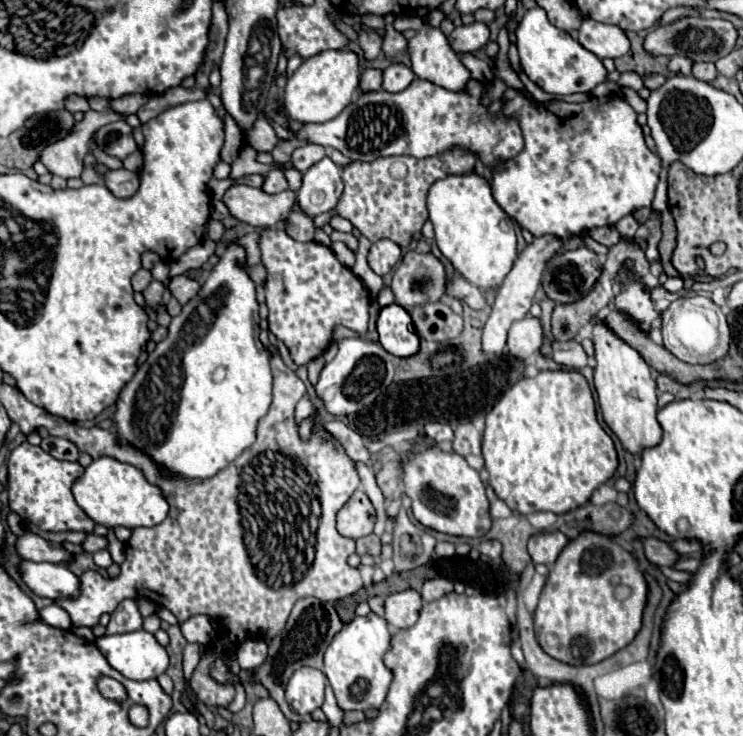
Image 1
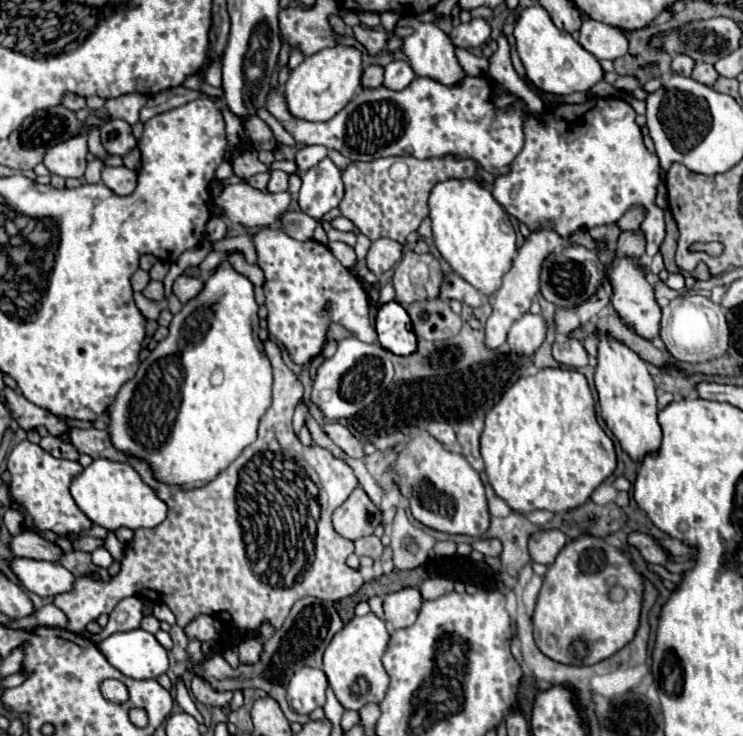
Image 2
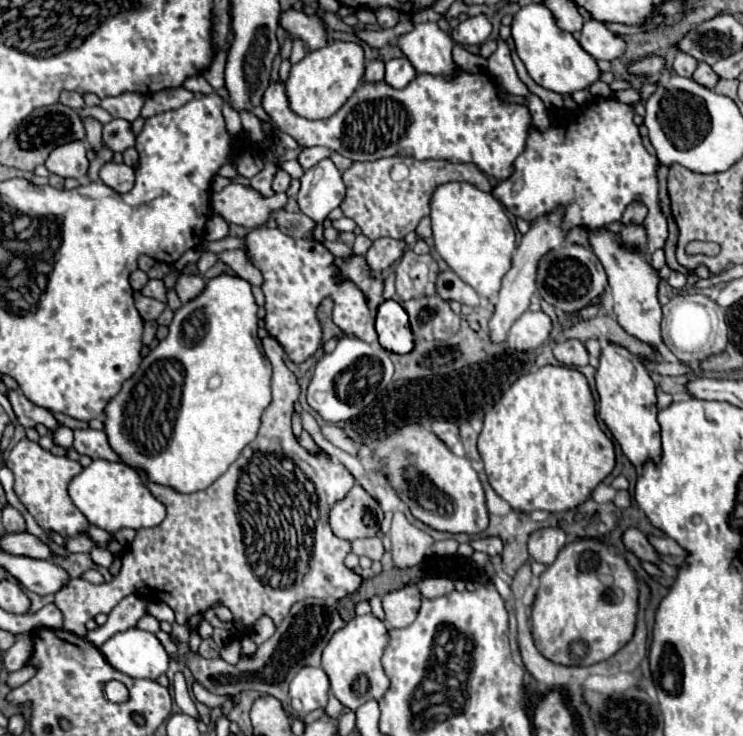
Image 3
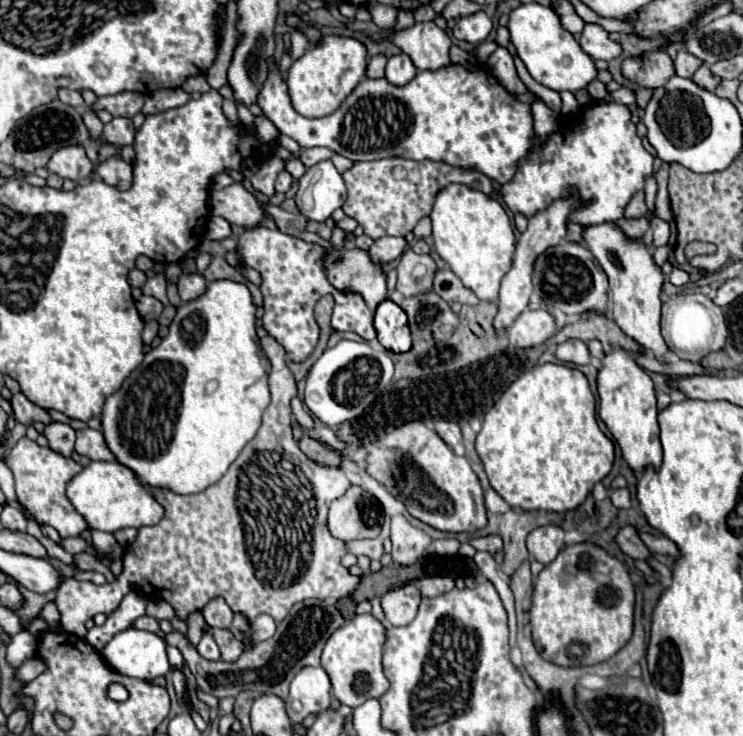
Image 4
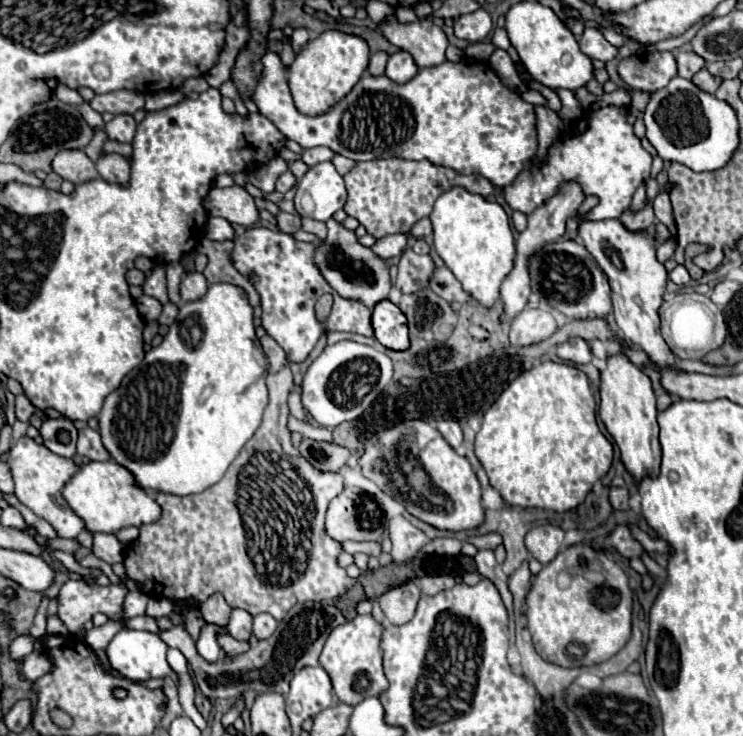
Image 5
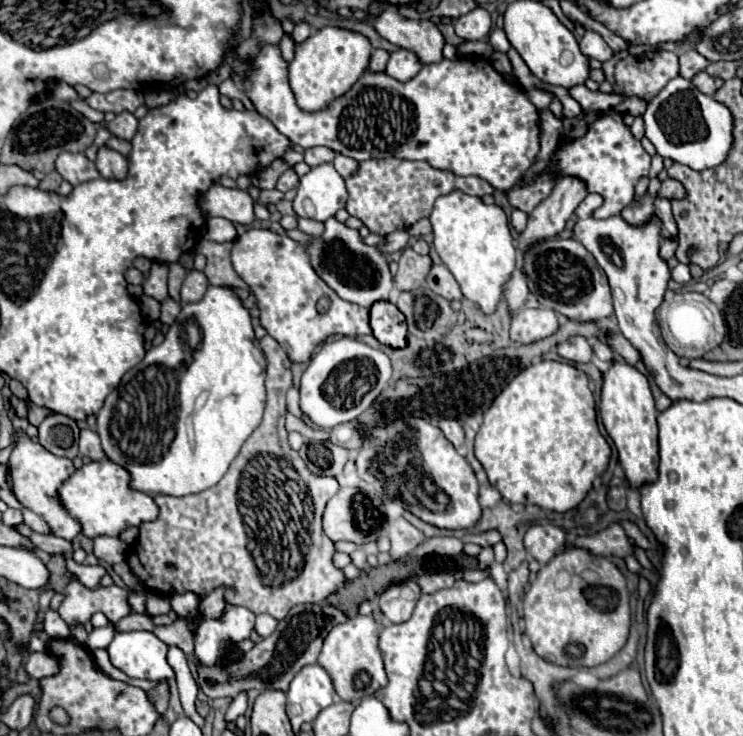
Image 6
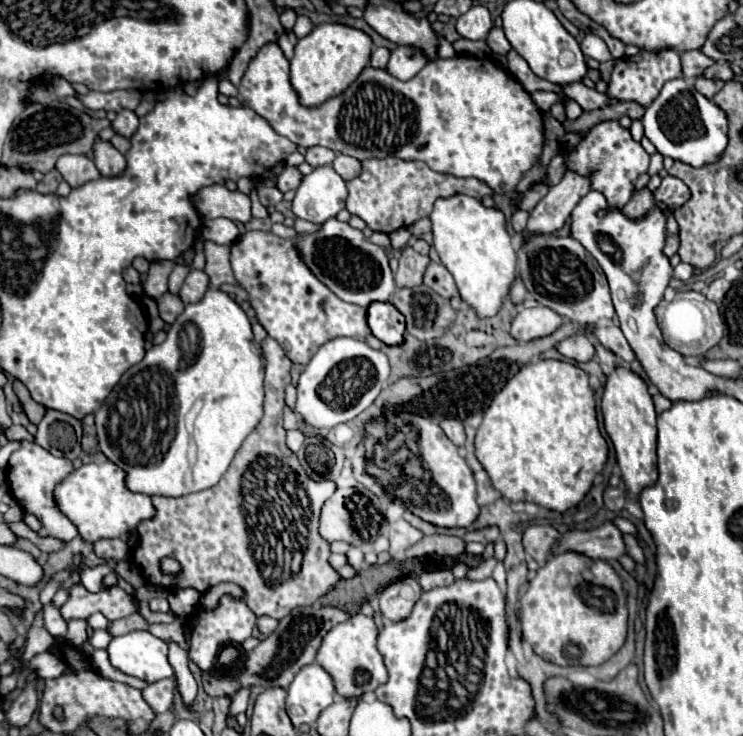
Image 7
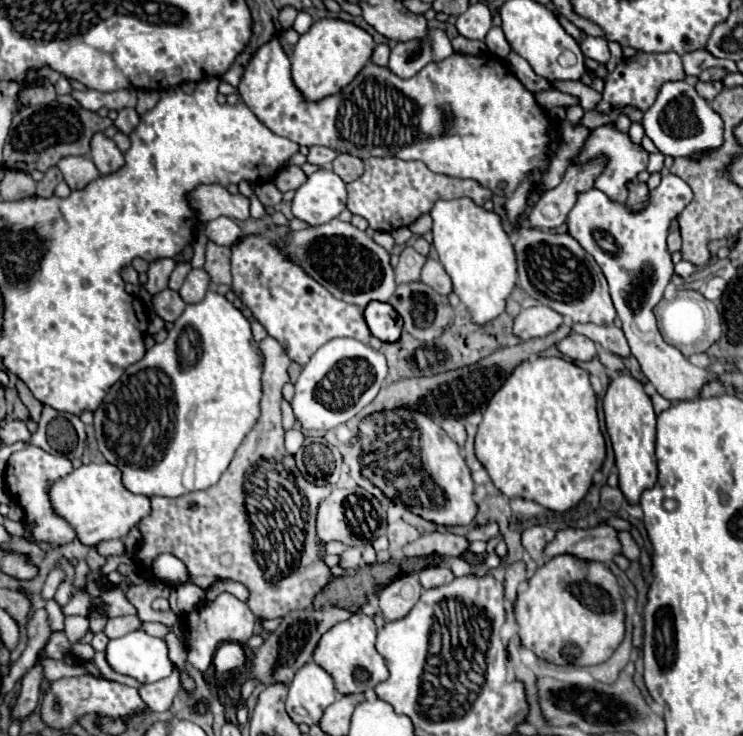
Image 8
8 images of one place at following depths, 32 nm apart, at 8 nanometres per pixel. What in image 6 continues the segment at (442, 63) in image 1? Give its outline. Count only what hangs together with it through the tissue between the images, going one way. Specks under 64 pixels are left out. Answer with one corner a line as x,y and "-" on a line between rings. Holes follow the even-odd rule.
386,4
386,10
376,18
368,16
368,22
388,42
392,42
400,48
408,48
410,52
416,52
422,66
444,60
442,48
444,48
446,40
444,40
442,32
438,30
438,26
432,24
428,18
404,20
404,18
400,18
396,6

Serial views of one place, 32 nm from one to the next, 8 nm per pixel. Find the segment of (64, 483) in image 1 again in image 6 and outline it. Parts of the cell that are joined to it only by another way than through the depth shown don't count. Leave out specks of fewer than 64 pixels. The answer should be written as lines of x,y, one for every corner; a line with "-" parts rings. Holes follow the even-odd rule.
20,436
10,454
8,468
10,468
10,476
12,476
12,484
14,484
12,492
20,500
20,504
30,508
38,516
42,516
48,522
48,526
52,528
54,536
74,540
80,534
80,522
74,516
68,516
68,512
64,512
64,506
60,504
60,496
58,496
60,484
64,484
64,480
68,480
68,476
72,476
72,472
76,472
72,460
54,456
42,444
30,440
28,436

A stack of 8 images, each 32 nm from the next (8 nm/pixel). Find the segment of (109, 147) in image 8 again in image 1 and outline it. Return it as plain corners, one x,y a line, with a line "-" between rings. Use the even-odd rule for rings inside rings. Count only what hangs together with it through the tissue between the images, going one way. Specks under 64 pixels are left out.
108,170
104,184
116,198
132,198
140,186
140,180
138,174
128,170

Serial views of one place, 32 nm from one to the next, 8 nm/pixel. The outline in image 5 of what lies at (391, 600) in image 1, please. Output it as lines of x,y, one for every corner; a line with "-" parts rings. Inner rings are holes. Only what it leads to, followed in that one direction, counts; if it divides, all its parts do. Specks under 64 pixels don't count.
406,582
402,586
390,588
386,594
380,596
380,608
386,614
386,618
400,626
412,620
416,614
416,604
420,600
420,590
414,582

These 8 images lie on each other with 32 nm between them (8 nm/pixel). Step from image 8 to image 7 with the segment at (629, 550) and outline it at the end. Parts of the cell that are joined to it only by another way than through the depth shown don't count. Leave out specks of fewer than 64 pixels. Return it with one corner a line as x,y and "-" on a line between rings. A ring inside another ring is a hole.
624,534
624,542
626,542
626,548
628,548
628,556
632,556
638,564
646,565
644,552
642,552
642,548
638,546
638,542
634,540
634,536
630,536
630,534

